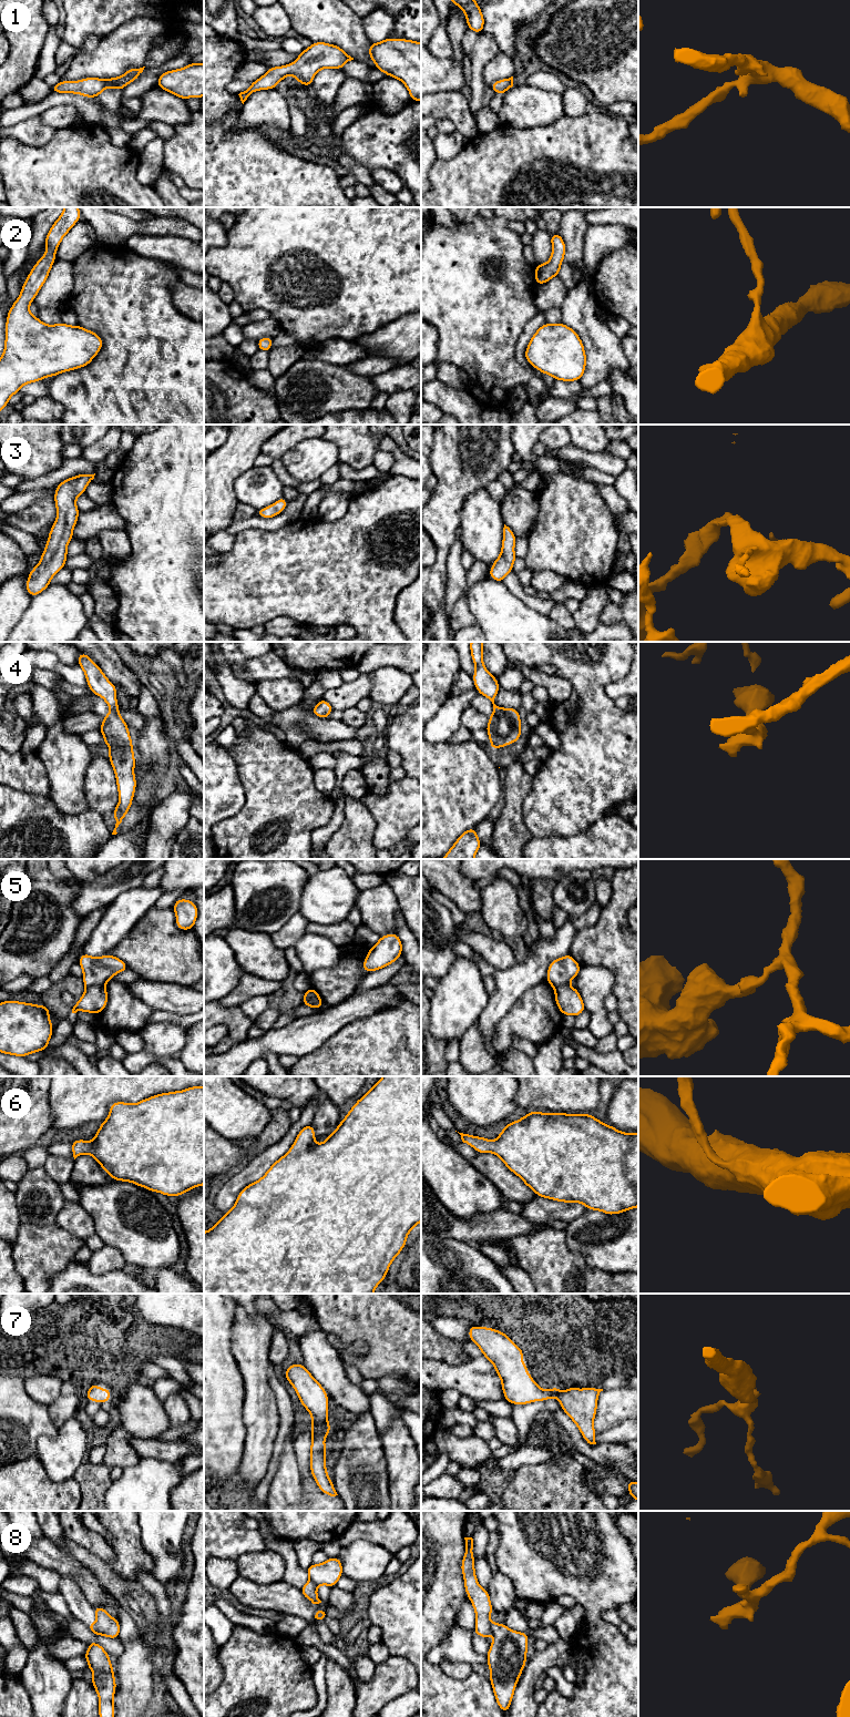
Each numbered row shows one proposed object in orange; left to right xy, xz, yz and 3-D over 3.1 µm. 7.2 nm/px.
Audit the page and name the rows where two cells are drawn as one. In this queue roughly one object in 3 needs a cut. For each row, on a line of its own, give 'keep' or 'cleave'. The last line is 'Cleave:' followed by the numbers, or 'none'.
1: keep
2: keep
3: keep
4: keep
5: cleave
6: keep
7: keep
8: cleave
Cleave: 5, 8

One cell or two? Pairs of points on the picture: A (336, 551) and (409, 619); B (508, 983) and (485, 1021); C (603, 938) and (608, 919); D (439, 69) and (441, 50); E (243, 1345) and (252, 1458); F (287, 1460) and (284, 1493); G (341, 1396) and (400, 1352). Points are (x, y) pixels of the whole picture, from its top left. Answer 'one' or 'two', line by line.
A: two
B: one
C: one
D: two
E: one
F: one
G: two

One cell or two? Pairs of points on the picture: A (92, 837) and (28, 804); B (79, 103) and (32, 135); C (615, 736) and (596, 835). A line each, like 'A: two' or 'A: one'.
A: one
B: two
C: two

